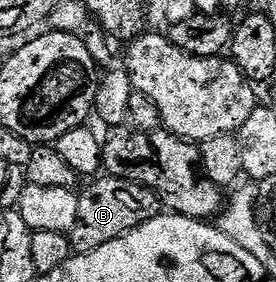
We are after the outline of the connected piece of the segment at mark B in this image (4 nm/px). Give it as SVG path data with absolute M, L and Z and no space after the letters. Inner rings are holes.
M109 174L99 175L91 179L86 189L81 189L78 197L80 214L69 238L73 244L73 251L81 254L91 252L132 230L136 230L144 222L156 218L163 211L164 205L157 192L148 186L125 180L119 176Z

